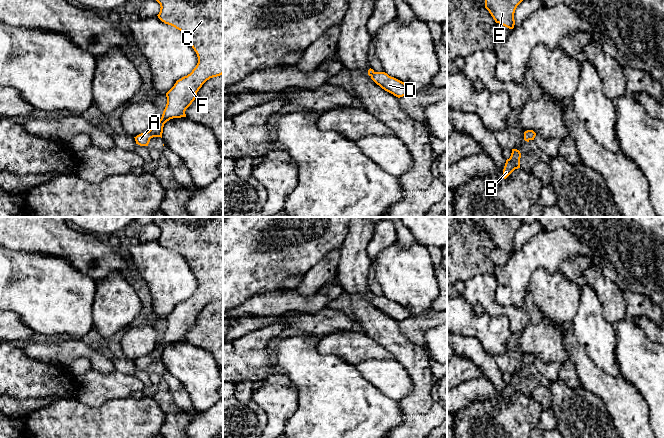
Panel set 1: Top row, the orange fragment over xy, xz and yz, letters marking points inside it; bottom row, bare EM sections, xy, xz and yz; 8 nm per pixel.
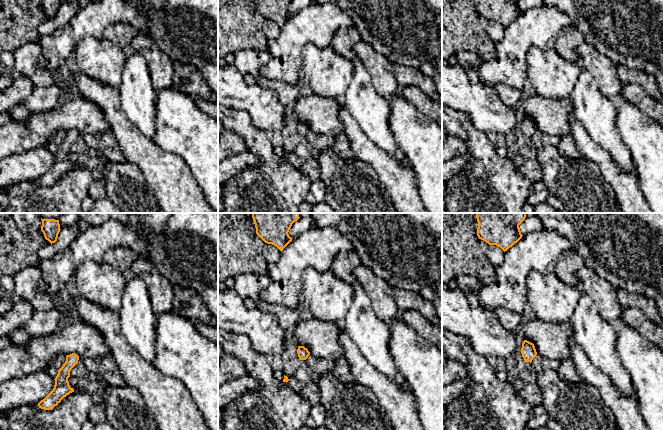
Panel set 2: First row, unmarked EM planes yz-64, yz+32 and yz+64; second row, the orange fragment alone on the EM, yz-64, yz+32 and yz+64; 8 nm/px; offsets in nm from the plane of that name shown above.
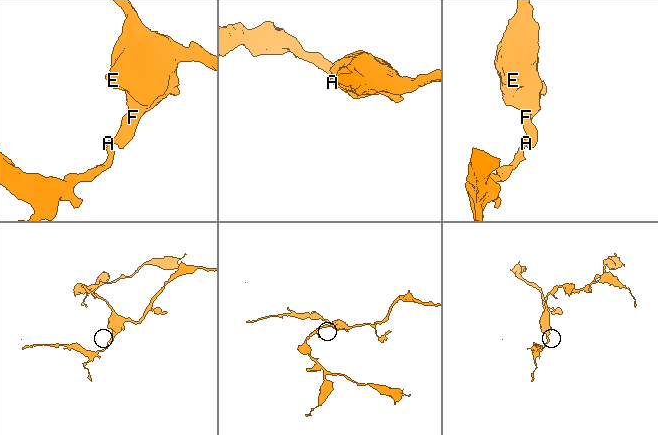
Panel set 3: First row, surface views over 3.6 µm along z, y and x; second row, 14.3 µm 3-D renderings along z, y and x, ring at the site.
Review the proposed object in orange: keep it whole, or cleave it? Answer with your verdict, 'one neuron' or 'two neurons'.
one neuron

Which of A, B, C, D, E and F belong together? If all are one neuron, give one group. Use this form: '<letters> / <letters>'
A B C D E F

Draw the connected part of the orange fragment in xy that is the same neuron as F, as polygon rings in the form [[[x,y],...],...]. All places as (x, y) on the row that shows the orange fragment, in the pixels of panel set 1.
[[[156,0],[160,4],[158,18],[180,30],[197,54],[198,63],[190,74],[177,80],[166,93],[167,104],[162,117],[149,131],[137,135],[136,144],[148,146],[150,139],[161,137],[164,124],[173,118],[186,117],[185,111],[197,92],[210,78],[223,74],[223,0]]]

